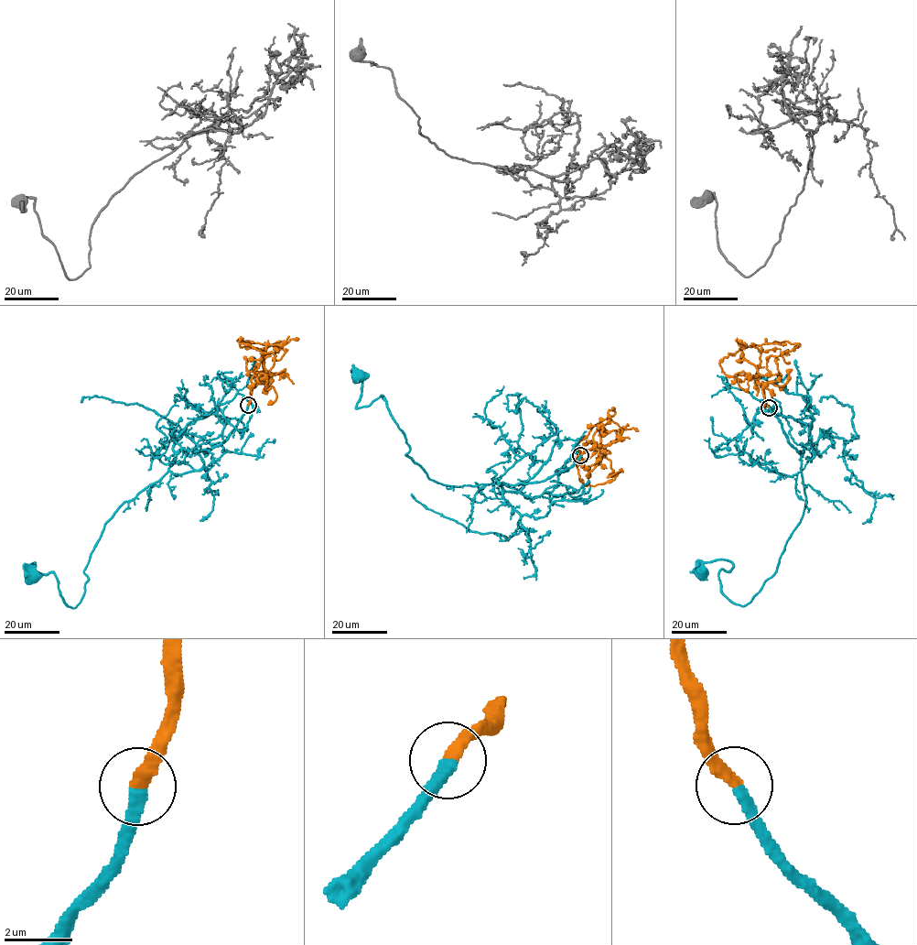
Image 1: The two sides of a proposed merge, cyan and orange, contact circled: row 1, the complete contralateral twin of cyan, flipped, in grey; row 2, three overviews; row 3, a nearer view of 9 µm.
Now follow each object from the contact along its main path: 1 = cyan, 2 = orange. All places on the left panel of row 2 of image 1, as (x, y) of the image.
1: (247, 406), (225, 439), (181, 450), (105, 524), (74, 608), (52, 572), (32, 563), (32, 575)
2: (247, 406), (252, 389), (260, 377), (268, 373), (263, 362), (280, 348), (253, 342)

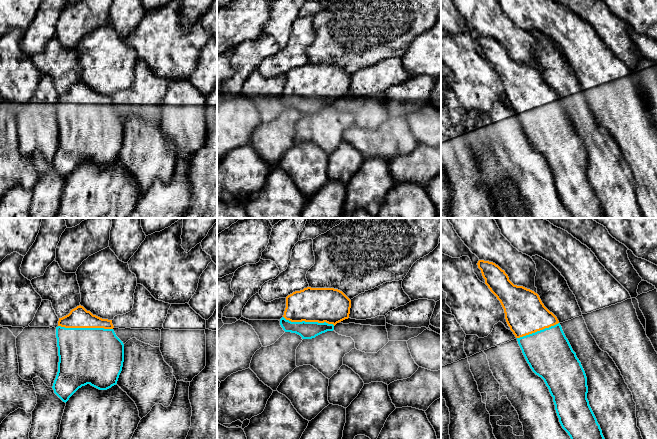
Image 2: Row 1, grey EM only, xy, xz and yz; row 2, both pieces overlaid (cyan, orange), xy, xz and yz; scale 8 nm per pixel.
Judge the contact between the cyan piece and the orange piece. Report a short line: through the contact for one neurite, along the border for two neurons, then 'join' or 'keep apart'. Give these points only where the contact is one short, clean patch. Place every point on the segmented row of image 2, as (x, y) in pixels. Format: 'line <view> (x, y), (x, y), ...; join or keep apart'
join

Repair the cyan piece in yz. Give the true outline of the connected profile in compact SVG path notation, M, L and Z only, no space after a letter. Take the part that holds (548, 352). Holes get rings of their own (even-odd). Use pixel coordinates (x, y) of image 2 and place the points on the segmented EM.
M479 260L477 265L485 284L500 301L506 322L517 338L527 363L548 387L562 428L571 439L605 439L587 399L585 371L557 317L544 306L537 293L514 285L505 271L495 263Z

